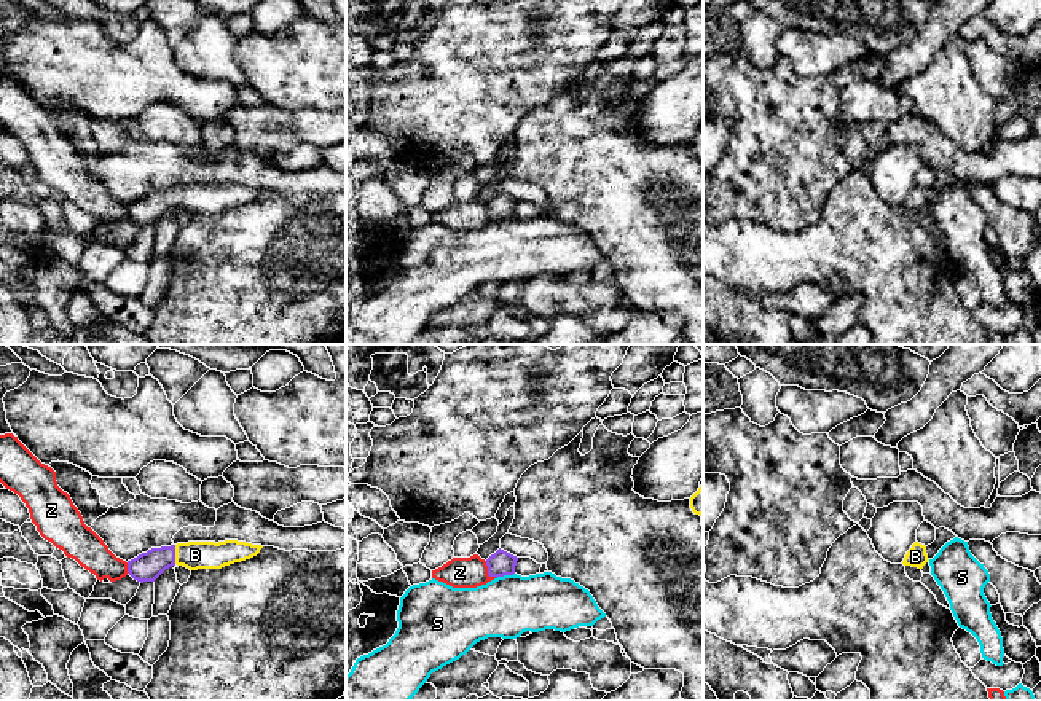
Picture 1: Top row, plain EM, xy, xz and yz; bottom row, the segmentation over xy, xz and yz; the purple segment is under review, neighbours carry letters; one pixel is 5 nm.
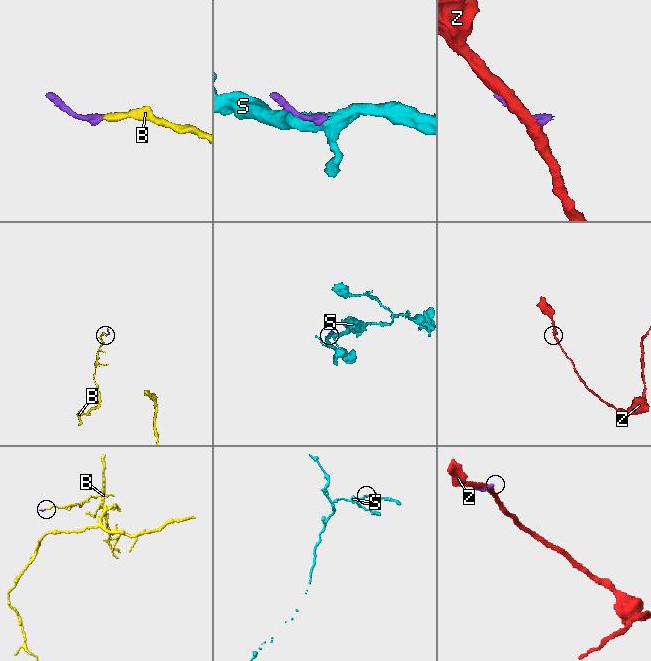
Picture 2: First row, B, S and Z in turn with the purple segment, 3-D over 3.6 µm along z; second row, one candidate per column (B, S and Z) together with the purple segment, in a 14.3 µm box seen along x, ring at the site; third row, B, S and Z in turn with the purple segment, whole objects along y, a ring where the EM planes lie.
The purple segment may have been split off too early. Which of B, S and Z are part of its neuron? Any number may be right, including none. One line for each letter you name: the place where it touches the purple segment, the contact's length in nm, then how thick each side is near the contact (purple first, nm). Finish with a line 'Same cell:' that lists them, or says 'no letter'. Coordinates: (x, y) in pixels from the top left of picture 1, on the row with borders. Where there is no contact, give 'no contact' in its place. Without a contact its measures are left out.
B: meets purple in xy at (174, 555); contact 100 nm long; 150 nm thick on the purple side, 140 nm on the other
Same cell: B

